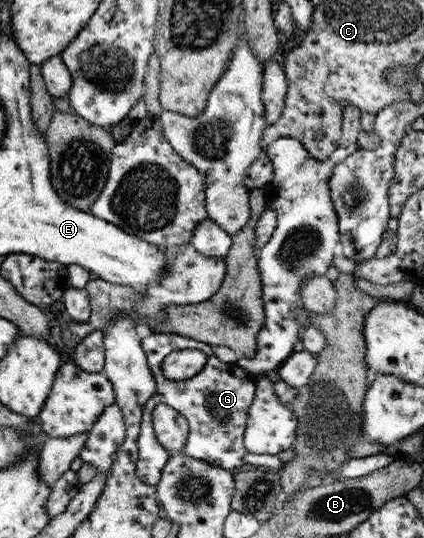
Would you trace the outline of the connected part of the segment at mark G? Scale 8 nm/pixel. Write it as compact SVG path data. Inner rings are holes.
M152 333L142 340L143 350L147 354L156 383L156 394L152 395L147 406L143 409L142 433L139 435L138 476L144 483L154 486L161 478L161 471L170 459L170 452L160 445L153 429L153 412L160 404L172 407L187 420L189 434L182 453L224 469L234 469L242 465L270 467L279 471L283 463L277 455L252 454L244 449L243 437L248 420L248 411L253 403L256 387L249 372L239 372L236 363L223 362L215 356L210 344L178 335L177 333ZM183 349L198 349L207 355L204 367L198 375L188 381L168 381L160 376L164 358L173 351Z

